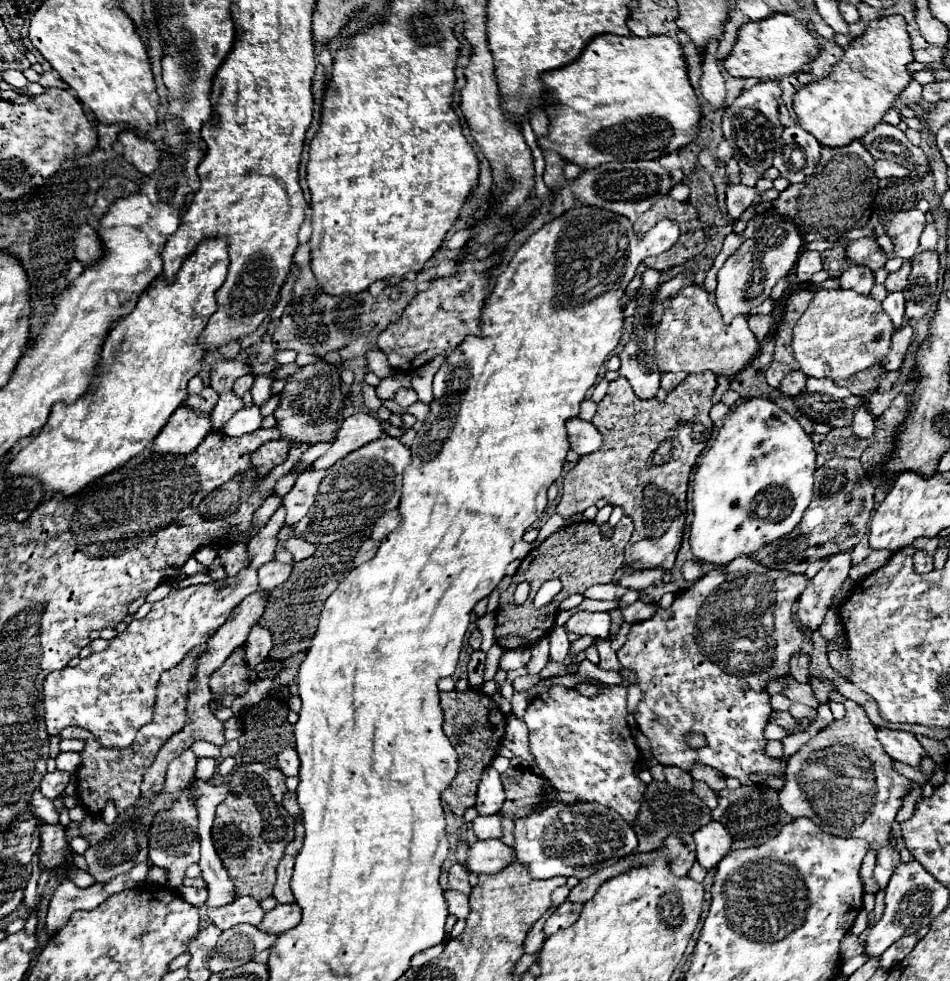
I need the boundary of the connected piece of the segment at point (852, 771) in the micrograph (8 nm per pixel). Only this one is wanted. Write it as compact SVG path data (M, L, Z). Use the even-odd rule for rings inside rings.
M850 699L844 702L846 717L822 729L796 755L790 757L786 767L786 785L780 791L780 805L792 817L808 817L822 831L838 837L860 837L878 851L874 879L884 889L894 875L900 855L888 843L890 827L902 807L902 797L912 791L910 779L902 777L892 767L892 759L880 747L876 729L870 723L864 707ZM816 771L838 771L840 785L830 787L816 781Z

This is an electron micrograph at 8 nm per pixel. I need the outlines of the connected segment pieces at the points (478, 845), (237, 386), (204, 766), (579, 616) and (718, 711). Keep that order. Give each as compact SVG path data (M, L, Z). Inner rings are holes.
M490 839L490 841L476 841L474 845L470 845L466 867L470 873L476 873L476 875L500 873L514 861L516 857L514 857L512 847L504 845L498 839Z
M248 373L248 375L240 377L240 379L236 379L236 383L234 383L234 393L236 393L238 397L244 397L244 393L250 391L252 383L254 383L254 375L252 375L252 373Z
M199 758L196 765L196 779L210 780L216 770L216 760Z
M578 611L568 619L568 623L564 627L578 635L592 635L592 637L606 639L606 637L610 637L610 615Z
M738 557L732 563L728 563L724 567L718 567L718 569L712 569L706 575L702 575L696 583L692 583L688 589L684 589L682 593L678 593L676 601L668 609L658 607L656 613L650 619L638 621L638 623L632 625L632 629L630 629L630 633L626 637L626 643L618 651L618 661L622 663L622 667L626 667L628 671L632 671L636 675L636 685L642 691L642 701L638 703L638 707L634 711L634 717L636 717L638 729L650 741L650 753L656 757L656 761L660 765L674 765L674 767L680 767L682 771L690 771L694 765L708 765L708 767L718 769L724 777L736 777L742 785L752 785L750 773L778 775L778 773L784 771L784 765L778 759L770 759L764 753L764 745L768 743L764 739L764 727L766 727L768 717L772 713L772 709L770 709L770 695L764 691L764 687L766 687L768 681L772 681L772 679L788 673L788 661L790 661L790 657L794 653L798 653L800 651L800 645L804 643L804 633L798 629L798 625L792 619L792 605L800 599L800 593L804 591L806 585L808 585L808 579L804 575L780 573L776 577L776 581L774 581L774 571L766 571L764 575L758 575L754 571L754 561L744 559L744 557ZM688 733L700 733L700 735L704 735L706 745L702 749L692 749L686 743L686 735Z

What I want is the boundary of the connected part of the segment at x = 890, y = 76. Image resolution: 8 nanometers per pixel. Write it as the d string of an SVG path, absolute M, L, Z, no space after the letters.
M892 15L872 21L868 31L850 43L830 75L796 91L794 113L798 125L812 133L824 147L844 147L862 139L882 121L894 99L912 81L910 71L906 69L912 61L910 35L904 17Z

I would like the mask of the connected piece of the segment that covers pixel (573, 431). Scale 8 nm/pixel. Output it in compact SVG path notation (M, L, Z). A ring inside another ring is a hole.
M570 419L568 425L568 439L570 439L570 447L572 451L576 451L578 455L588 455L592 451L596 451L602 445L602 435L600 431L582 419Z

